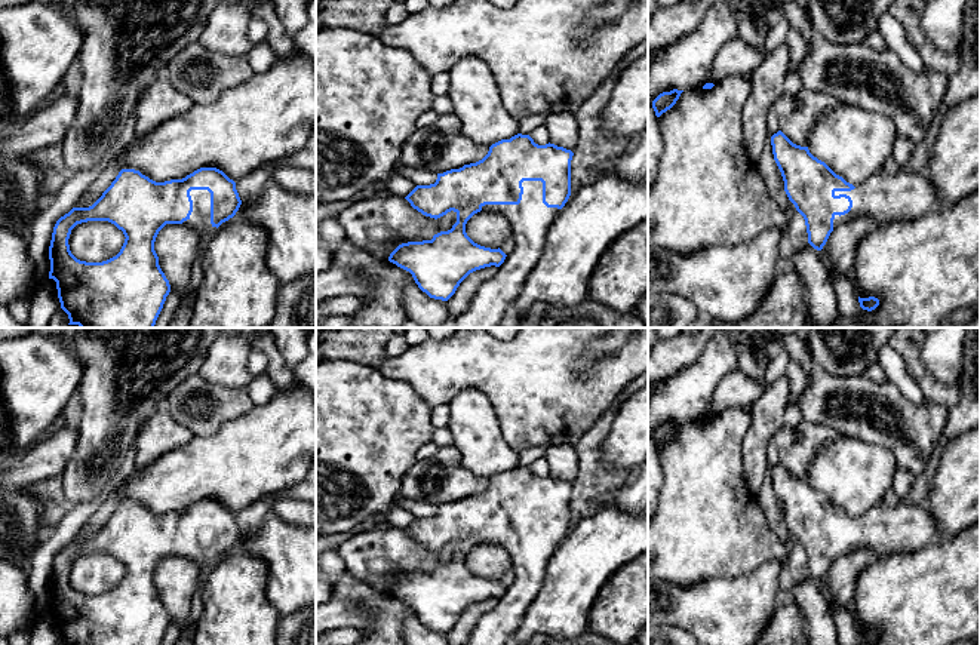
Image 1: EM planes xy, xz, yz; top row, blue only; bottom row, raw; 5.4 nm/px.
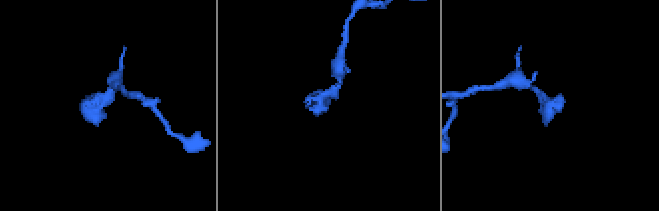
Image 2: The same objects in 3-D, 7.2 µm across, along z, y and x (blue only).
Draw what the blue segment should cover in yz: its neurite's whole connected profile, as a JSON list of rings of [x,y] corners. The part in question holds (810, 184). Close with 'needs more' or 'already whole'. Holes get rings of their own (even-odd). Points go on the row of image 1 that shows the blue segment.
[[[781,130],[771,136],[771,145],[784,181],[784,191],[804,216],[808,243],[817,251],[823,249],[835,227],[857,216],[873,216],[879,224],[885,224],[898,218],[916,219],[944,206],[925,172],[897,175],[881,172],[852,185],[814,157],[808,147],[793,144]]]; needs more

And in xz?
[[[517,133],[492,144],[482,160],[437,173],[434,184],[417,185],[405,197],[414,209],[434,219],[451,211],[457,214],[451,230],[434,234],[431,240],[402,243],[388,257],[390,262],[409,271],[430,298],[448,301],[470,273],[491,265],[498,268],[492,279],[479,286],[469,307],[445,328],[498,328],[541,258],[544,237],[571,196],[572,156],[571,150],[550,142],[538,145],[529,135]],[[480,211],[500,211],[509,219],[516,243],[510,255],[500,248],[480,246],[467,236],[467,221]]]; needs more

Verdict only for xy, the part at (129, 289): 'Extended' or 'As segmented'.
Extended

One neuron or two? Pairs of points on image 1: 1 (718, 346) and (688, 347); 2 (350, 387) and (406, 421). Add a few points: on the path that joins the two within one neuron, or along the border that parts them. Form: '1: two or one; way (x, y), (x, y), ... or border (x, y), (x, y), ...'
1: two; border (707, 343), (702, 353), (681, 369)
2: one; way (363, 401), (384, 421), (393, 421)

